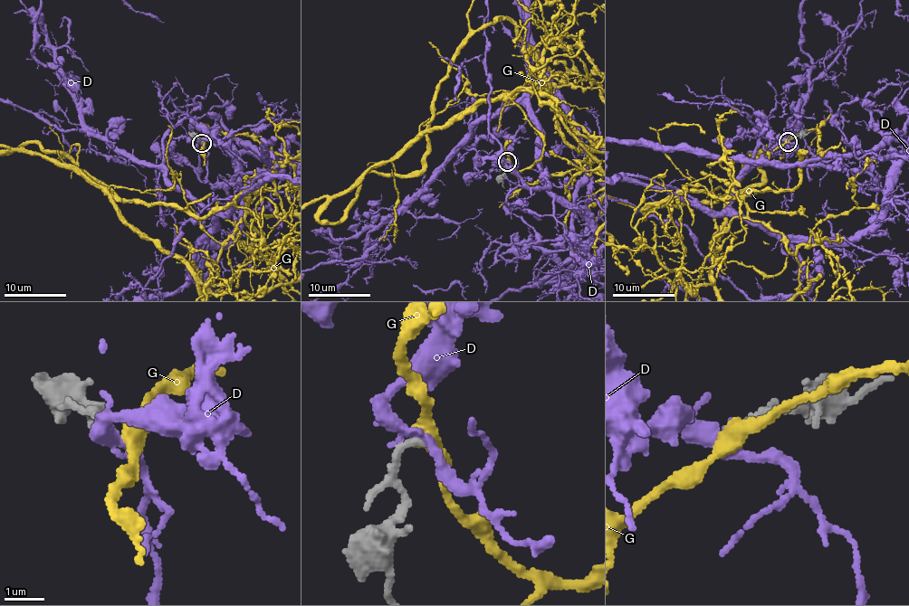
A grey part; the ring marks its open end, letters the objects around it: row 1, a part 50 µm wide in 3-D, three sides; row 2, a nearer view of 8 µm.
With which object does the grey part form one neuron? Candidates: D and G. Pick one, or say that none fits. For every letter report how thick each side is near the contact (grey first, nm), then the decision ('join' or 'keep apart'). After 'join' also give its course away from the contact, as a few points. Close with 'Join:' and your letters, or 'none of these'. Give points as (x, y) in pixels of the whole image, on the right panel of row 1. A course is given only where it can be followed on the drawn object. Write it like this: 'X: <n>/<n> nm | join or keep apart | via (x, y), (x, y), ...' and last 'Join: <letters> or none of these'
D: 140/240 nm | keep apart
G: 180/360 nm | keep apart
Join: none of these

